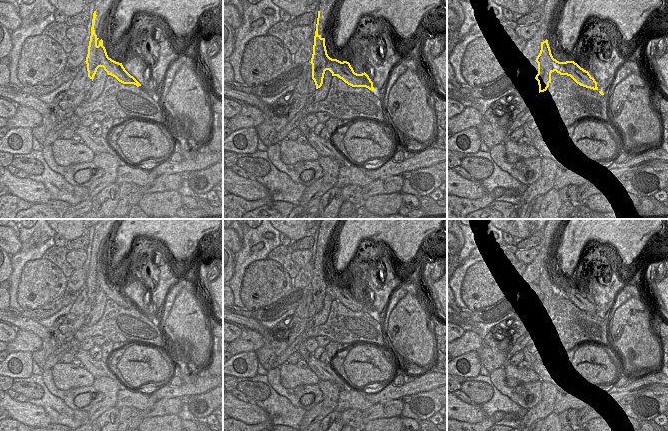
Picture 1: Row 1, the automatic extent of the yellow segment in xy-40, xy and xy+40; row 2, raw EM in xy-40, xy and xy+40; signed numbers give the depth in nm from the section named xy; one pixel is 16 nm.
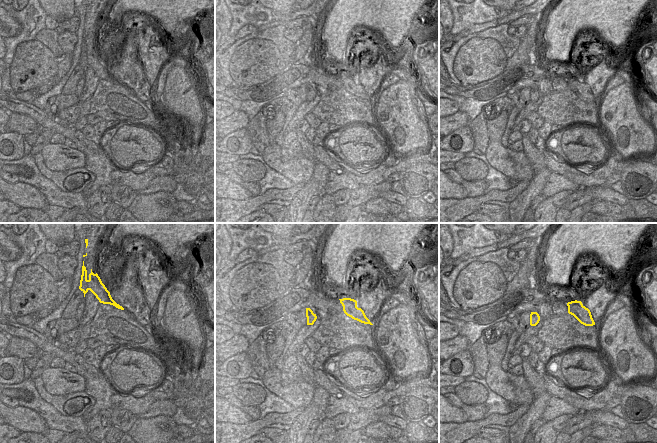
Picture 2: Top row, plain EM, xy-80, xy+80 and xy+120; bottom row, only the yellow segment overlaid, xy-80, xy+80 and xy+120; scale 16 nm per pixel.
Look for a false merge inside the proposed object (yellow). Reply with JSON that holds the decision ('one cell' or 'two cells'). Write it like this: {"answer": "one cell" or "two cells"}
{"answer": "two cells"}

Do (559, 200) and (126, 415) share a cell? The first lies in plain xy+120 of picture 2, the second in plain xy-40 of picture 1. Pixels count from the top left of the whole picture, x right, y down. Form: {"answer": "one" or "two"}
{"answer": "one"}

